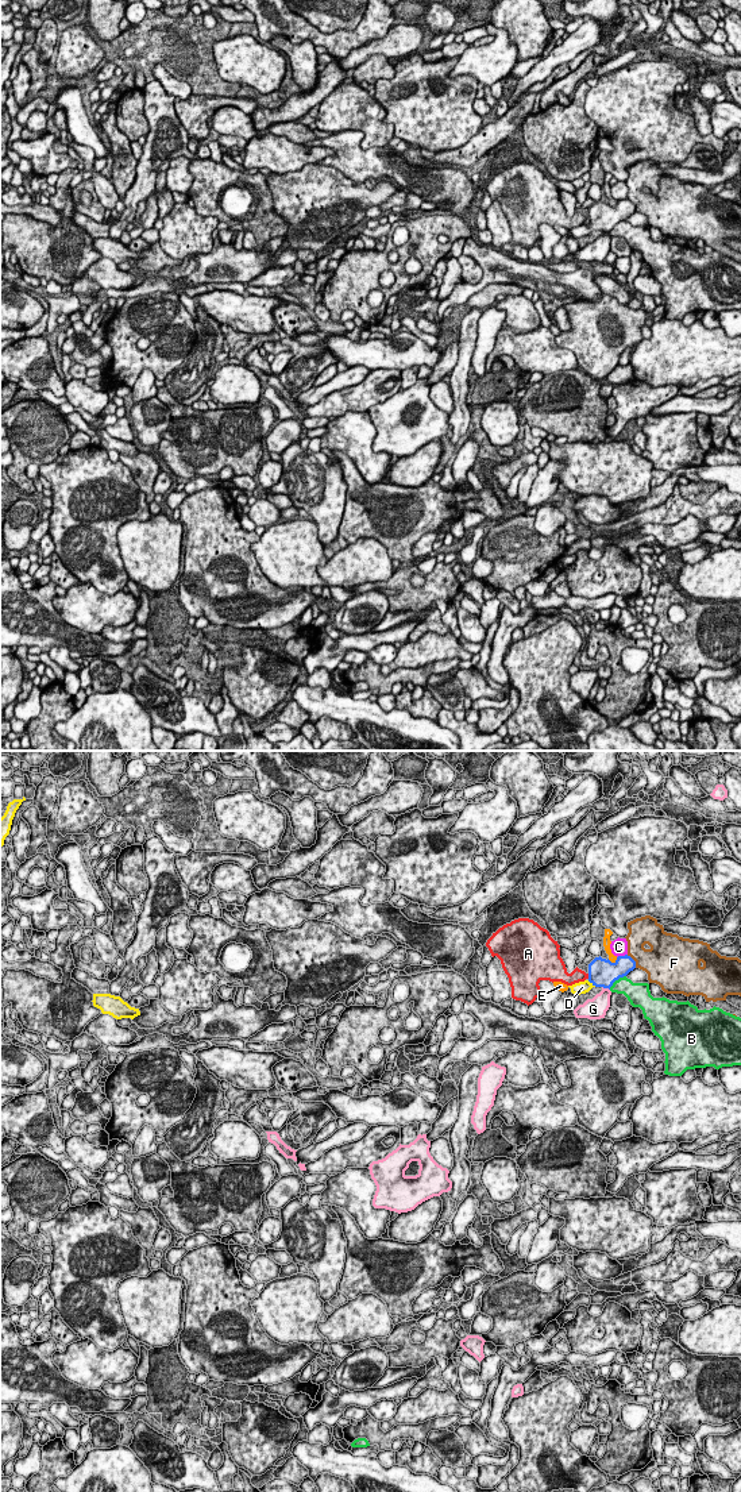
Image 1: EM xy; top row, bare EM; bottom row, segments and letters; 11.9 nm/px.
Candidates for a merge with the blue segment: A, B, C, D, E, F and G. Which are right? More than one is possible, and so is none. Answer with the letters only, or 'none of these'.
D

